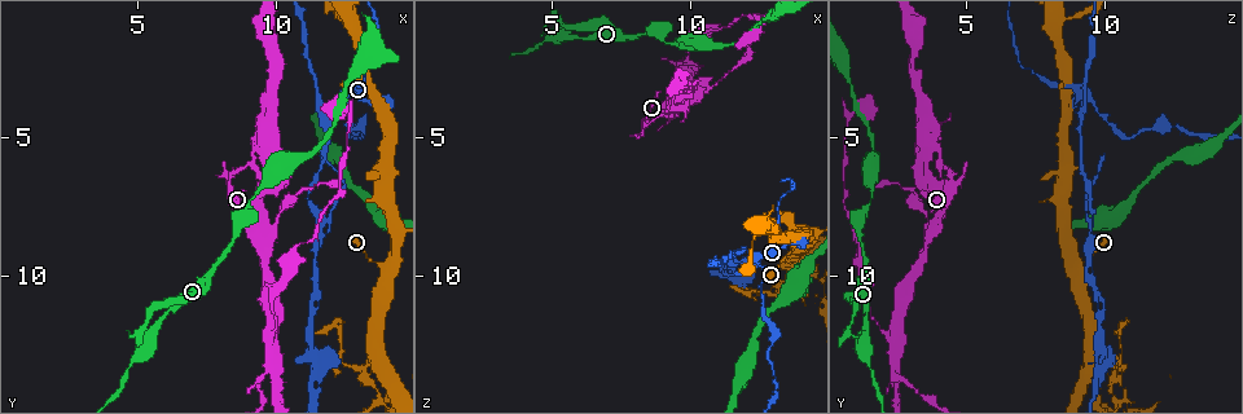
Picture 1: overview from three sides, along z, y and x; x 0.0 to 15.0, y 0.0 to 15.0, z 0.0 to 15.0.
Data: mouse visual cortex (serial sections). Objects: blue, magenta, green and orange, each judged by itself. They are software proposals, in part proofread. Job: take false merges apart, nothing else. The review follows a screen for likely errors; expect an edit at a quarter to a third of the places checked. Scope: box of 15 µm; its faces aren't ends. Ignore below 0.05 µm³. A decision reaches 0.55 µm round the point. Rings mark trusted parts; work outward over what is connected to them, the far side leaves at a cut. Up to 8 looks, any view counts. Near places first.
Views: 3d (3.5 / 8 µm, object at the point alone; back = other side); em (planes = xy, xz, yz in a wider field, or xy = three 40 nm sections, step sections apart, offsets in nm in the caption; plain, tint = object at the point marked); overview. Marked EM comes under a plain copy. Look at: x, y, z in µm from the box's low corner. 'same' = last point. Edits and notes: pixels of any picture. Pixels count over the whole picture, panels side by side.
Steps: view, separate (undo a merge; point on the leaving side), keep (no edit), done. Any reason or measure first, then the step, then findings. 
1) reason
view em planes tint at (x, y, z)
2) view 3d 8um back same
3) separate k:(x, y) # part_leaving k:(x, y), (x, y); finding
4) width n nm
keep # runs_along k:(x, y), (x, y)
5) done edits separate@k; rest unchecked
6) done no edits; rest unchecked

three arms meet
view 3d 3.5um at (9.2, 6.0, 4.1)

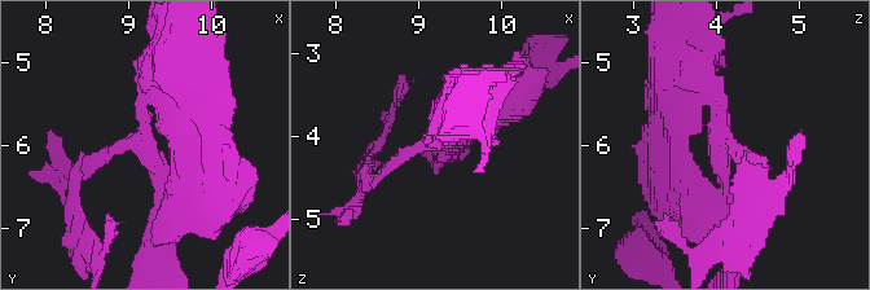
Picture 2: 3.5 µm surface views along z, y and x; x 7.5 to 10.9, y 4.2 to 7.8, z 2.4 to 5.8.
shape alone is not enough
view em xy step 2 tint at (9.10, 5.90, 4.10)

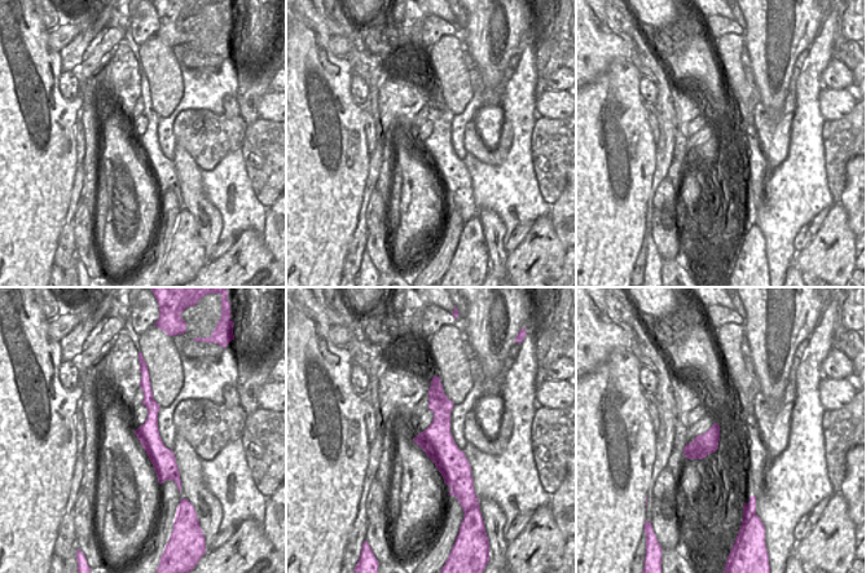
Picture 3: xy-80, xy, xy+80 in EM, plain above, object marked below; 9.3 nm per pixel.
width 300 nm
keep # runs_along 2:(363, 175), (453, 145), (461, 131); continuous, no second cell

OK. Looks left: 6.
thick turns thin
view 3d 3.5um at (9.4, 8.2, 4.0)

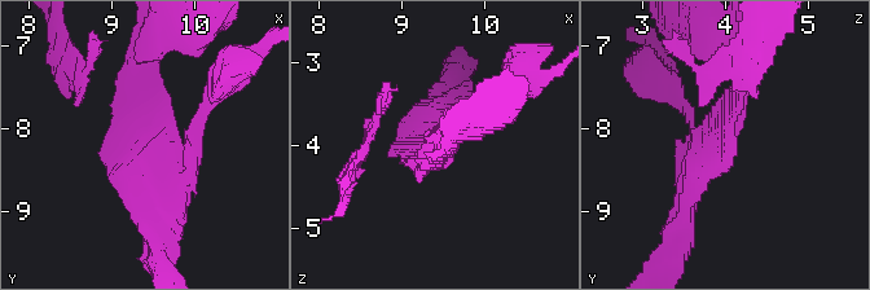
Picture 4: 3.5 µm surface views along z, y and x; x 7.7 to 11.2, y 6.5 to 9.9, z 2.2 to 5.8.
view em xy step 5 tint at (9.40, 8.20, 3.90)

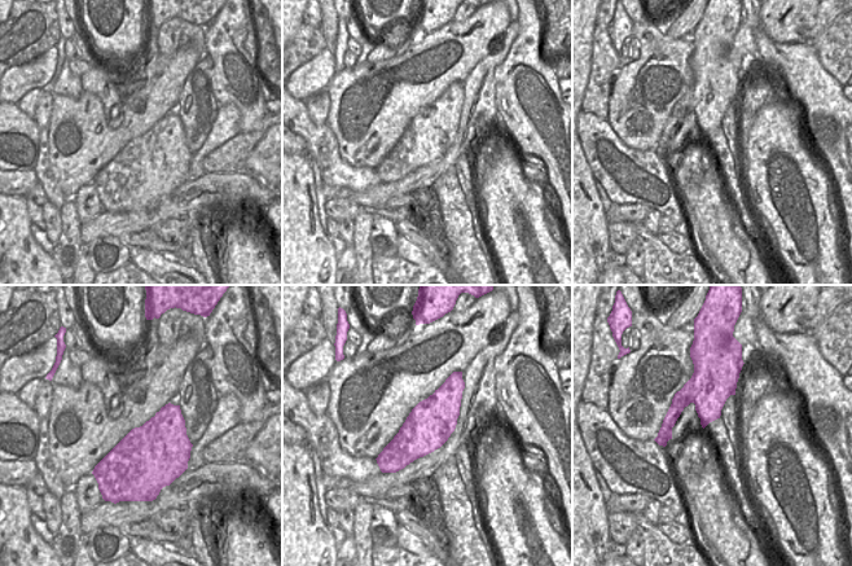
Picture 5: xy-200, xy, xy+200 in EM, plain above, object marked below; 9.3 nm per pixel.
keep # continuous, no second cell

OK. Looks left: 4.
narrows sharply
view 3d 3.5um at (11.9, 4.1, 9.0)

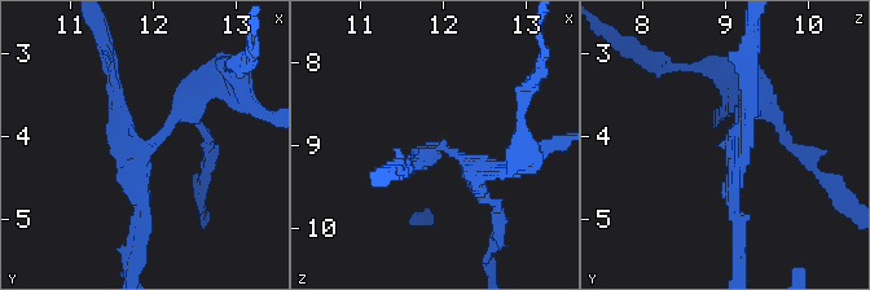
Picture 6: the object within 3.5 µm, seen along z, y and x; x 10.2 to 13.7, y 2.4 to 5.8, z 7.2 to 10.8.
arms 3; arm_widths 200, 200, 250 nm
view em xy step 1 tint at (11.95, 4.20, 9.10)

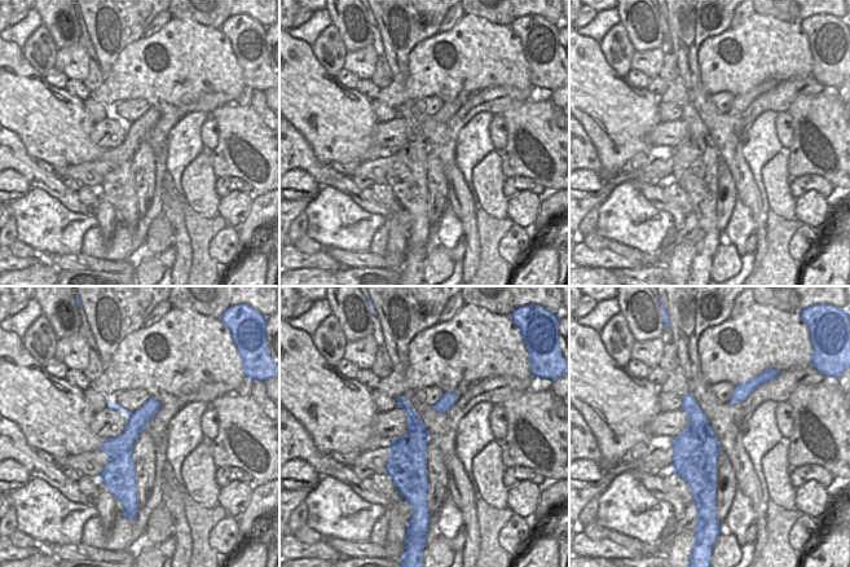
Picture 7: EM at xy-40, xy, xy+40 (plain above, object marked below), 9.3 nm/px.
separate 6:(122, 105) # part_leaving 6:(167, 128), (139, 161), (135, 245); two cells meet here

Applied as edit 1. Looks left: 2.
done edits separate@6; rest unchecked

